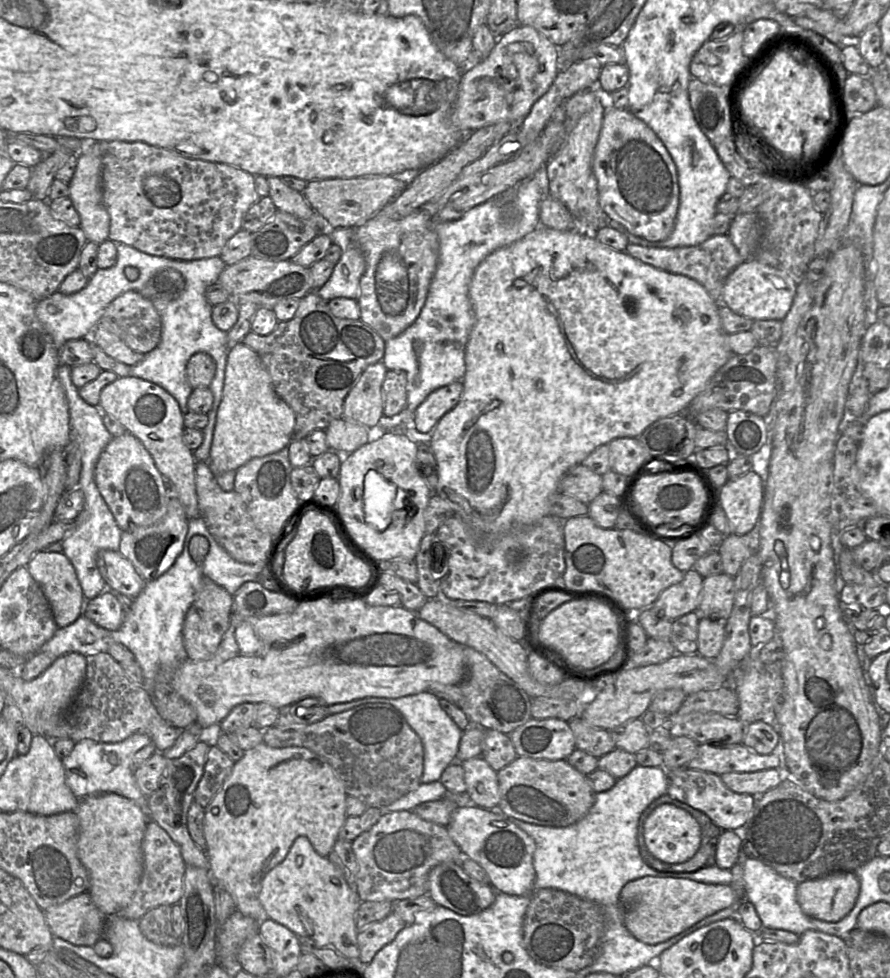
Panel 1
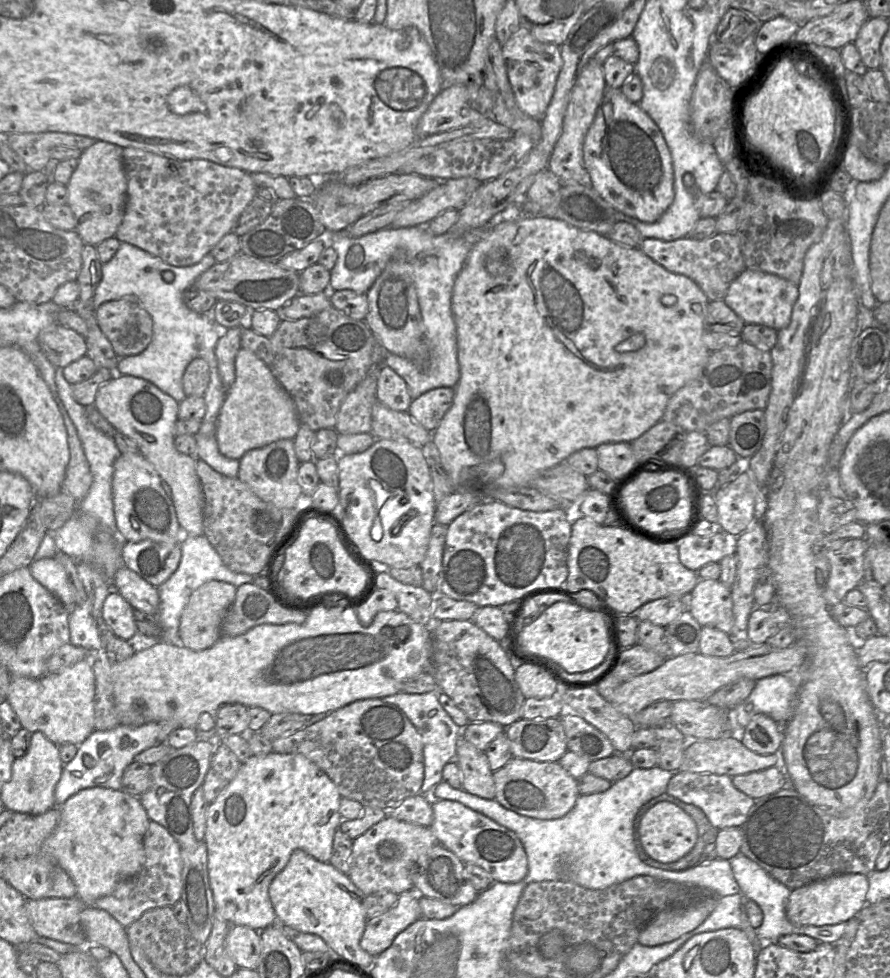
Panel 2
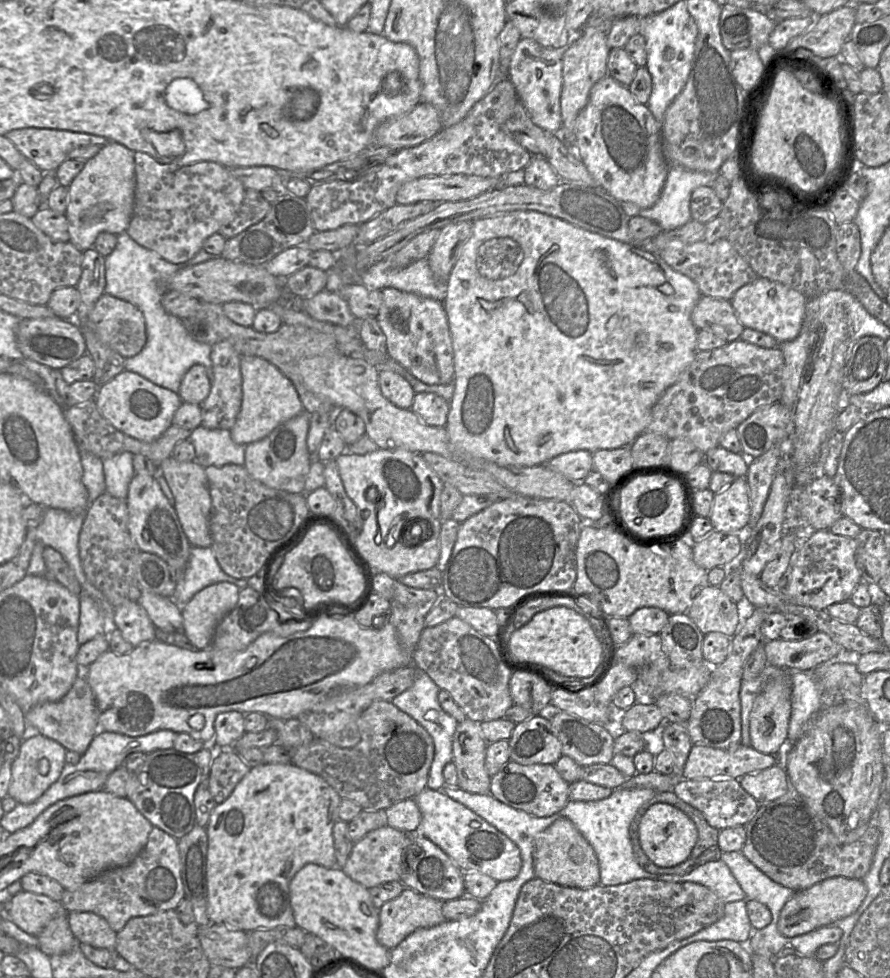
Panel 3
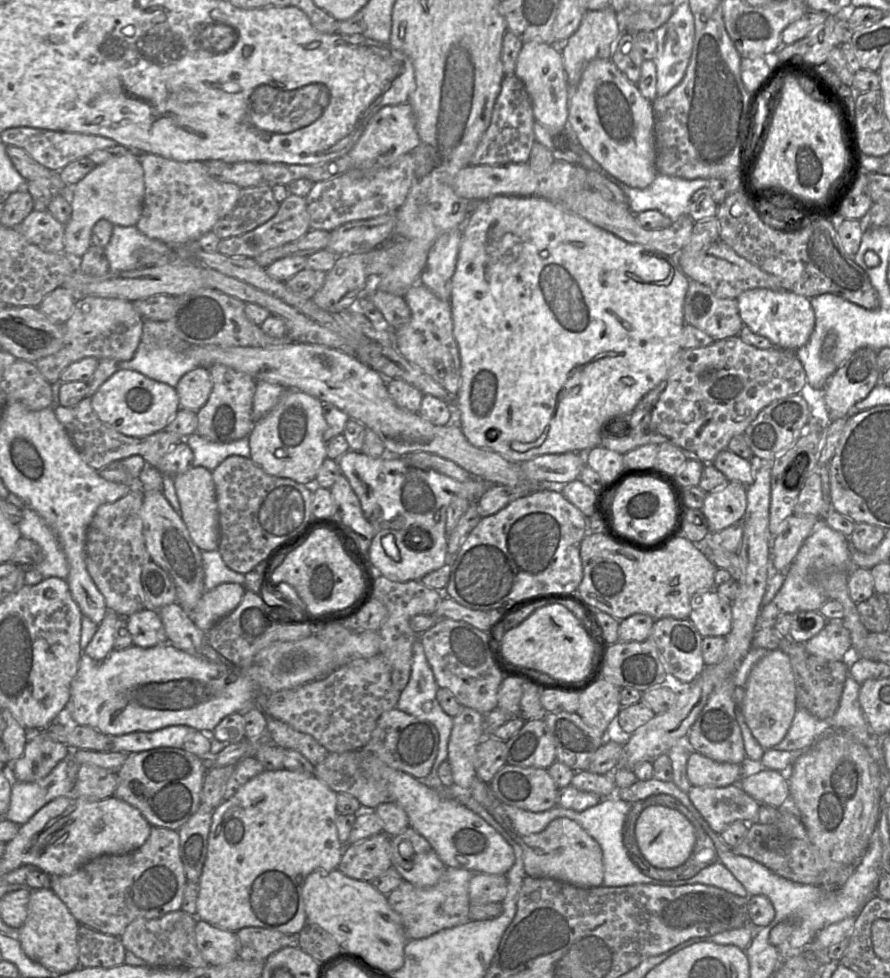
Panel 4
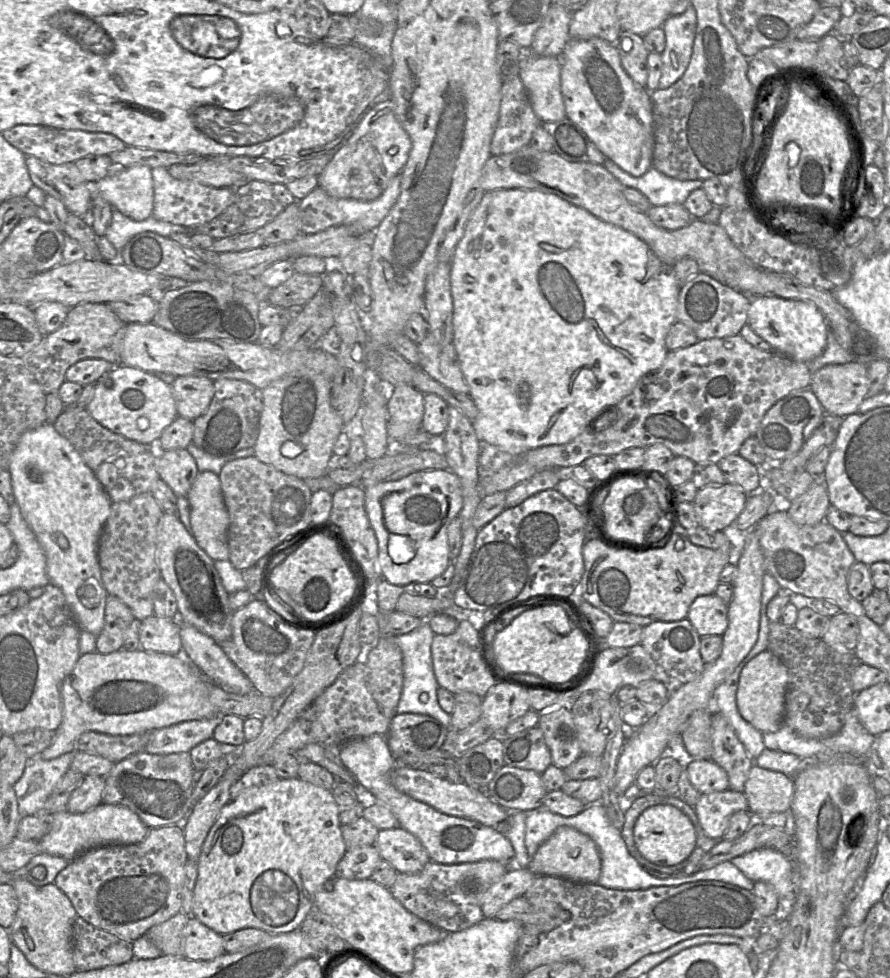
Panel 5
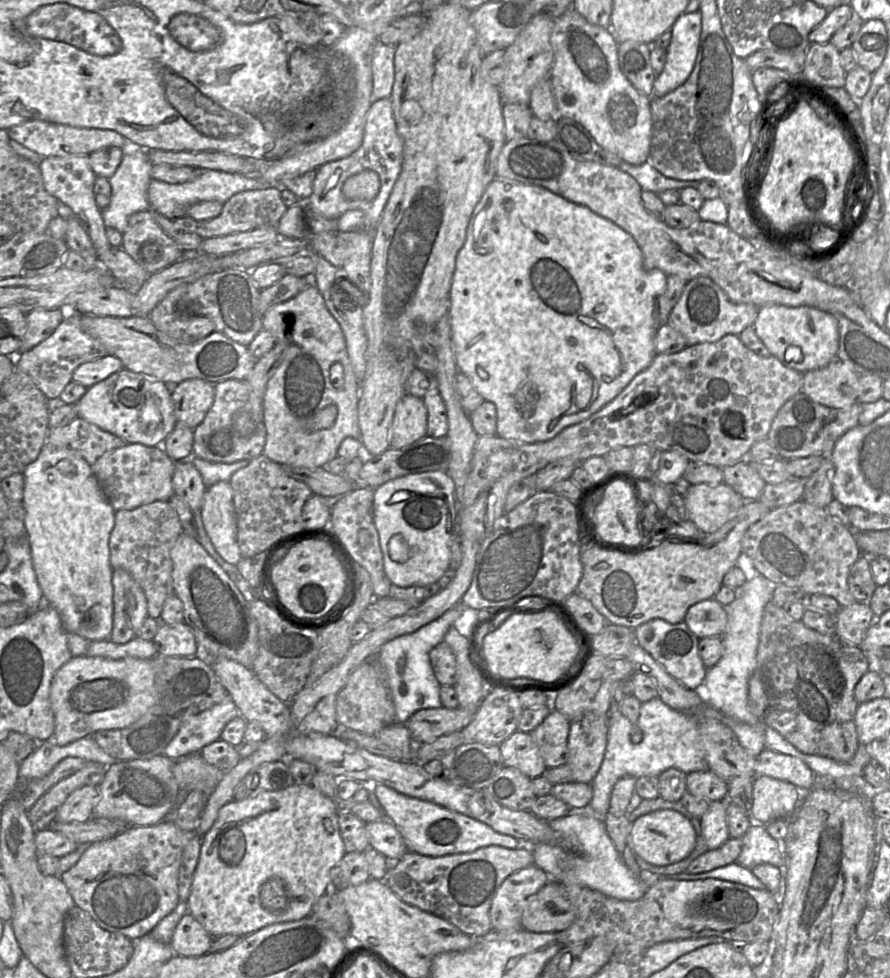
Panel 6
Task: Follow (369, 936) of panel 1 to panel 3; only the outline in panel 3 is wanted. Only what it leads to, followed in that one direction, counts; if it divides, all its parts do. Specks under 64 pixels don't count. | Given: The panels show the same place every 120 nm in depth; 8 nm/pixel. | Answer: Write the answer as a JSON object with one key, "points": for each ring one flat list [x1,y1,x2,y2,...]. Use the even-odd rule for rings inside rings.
{"points":[[409,888,379,910,376,938,388,950,394,949,416,930,430,928,445,922,443,902]]}

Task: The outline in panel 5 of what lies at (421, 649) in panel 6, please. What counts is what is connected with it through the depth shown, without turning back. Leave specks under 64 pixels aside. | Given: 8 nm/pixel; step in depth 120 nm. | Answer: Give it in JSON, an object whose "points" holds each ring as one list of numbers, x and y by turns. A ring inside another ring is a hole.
{"points":[[422,621,410,633,395,637,395,642,400,647,403,656,403,687,396,712,398,714,412,713,427,715,438,720,449,729,451,728,451,716,442,710,437,699,439,685,434,674,431,656,431,644,434,635,427,621]]}

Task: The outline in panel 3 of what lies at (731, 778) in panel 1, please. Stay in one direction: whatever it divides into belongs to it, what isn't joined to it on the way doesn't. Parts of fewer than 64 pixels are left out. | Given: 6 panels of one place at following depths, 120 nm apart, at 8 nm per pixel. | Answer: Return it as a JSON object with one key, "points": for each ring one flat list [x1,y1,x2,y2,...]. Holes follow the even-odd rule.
{"points":[[778,764,746,774,739,783,758,803,776,800,790,791,788,775]]}

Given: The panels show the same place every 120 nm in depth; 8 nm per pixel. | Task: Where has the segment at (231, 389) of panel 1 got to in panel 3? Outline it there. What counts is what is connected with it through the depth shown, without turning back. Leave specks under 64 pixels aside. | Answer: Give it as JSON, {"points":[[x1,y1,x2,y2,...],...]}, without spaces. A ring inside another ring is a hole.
{"points":[[241,356,242,404,229,430,237,444,248,445,269,435,276,427,300,414,303,406,292,382,272,363,258,356]]}

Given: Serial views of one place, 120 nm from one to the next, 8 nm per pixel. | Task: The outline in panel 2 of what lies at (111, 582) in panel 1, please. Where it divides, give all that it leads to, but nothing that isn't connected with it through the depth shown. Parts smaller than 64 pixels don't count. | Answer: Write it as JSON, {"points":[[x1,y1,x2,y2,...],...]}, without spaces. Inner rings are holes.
{"points":[[125,565,116,572,112,580,112,588,119,592,134,609,156,615,160,601,157,587]]}

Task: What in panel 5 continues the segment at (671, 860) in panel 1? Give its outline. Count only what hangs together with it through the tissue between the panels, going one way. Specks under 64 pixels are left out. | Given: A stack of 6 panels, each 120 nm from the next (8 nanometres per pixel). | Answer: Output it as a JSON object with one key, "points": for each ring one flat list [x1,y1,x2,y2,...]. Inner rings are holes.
{"points":[[654,805,644,810,634,824,633,837,642,856,661,866,673,866,682,862,696,844,696,832,691,820,672,805]]}

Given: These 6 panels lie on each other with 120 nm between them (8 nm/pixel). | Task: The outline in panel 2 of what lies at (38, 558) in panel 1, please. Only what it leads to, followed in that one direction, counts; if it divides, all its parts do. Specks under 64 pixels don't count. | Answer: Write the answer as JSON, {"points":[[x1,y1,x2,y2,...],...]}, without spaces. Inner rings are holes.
{"points":[[55,557,33,561,29,570,33,578,55,595,69,611,76,606,73,585,64,566]]}

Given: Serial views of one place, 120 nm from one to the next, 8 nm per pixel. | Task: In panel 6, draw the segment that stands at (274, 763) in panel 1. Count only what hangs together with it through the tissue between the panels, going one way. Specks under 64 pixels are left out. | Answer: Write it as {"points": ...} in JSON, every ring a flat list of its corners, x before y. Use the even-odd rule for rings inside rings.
{"points":[[294,784,280,791,264,791,244,800,235,800,221,808,212,828,202,837,202,847,196,868,192,889,187,900,188,914,201,923,212,937,236,935,245,937,267,926,298,921,308,917,315,903,326,893,331,892,331,870,346,854,339,828,339,808,333,800,321,794,312,786]]}

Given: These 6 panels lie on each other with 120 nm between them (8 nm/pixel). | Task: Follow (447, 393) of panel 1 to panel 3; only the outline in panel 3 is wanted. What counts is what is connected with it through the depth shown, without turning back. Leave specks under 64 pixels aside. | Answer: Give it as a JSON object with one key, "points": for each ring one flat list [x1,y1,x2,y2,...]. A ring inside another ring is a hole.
{"points":[[433,392,416,393,411,410,426,424,445,427,450,403]]}

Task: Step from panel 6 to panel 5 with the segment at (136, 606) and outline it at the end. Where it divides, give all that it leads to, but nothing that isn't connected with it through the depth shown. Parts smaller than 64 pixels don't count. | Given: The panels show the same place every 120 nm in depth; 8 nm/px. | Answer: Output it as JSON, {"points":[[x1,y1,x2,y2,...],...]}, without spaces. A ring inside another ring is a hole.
{"points":[[108,595,105,624,96,638,96,652,109,654,122,649,127,629,135,619,131,609,118,597]]}

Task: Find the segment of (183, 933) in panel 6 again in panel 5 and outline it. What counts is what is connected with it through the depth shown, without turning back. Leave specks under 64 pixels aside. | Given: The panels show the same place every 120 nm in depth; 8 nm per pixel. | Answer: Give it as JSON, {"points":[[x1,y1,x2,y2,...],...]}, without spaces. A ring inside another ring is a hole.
{"points":[[190,916,184,931,184,957,193,961,210,961,225,953,222,935]]}

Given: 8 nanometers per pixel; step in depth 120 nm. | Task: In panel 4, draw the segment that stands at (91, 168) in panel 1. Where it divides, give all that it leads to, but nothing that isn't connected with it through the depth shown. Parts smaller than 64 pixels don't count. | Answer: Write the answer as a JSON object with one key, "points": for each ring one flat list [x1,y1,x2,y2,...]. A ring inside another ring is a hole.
{"points":[[136,151,110,158,96,165,76,185,67,190,72,205,72,214,65,225,64,252,79,260,92,245,92,229,97,221,106,219,113,225,135,226,141,217,145,182,144,171]]}

